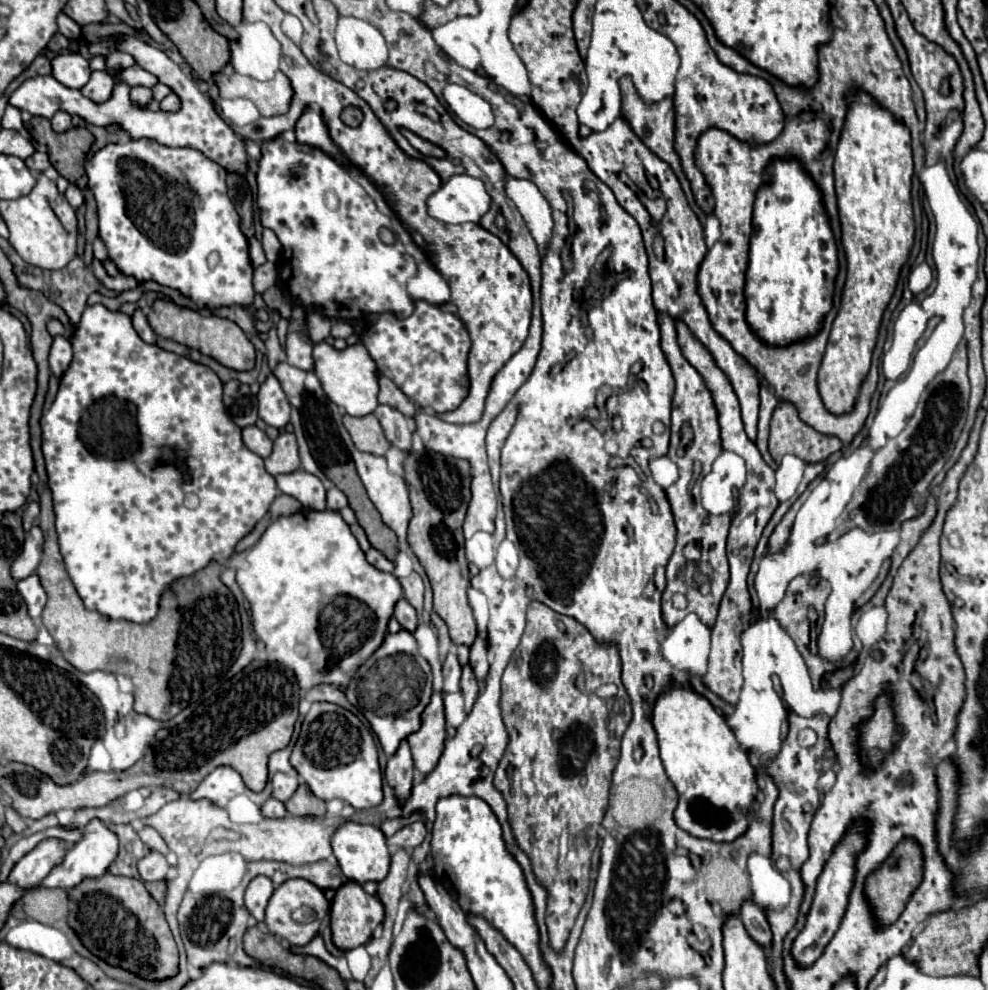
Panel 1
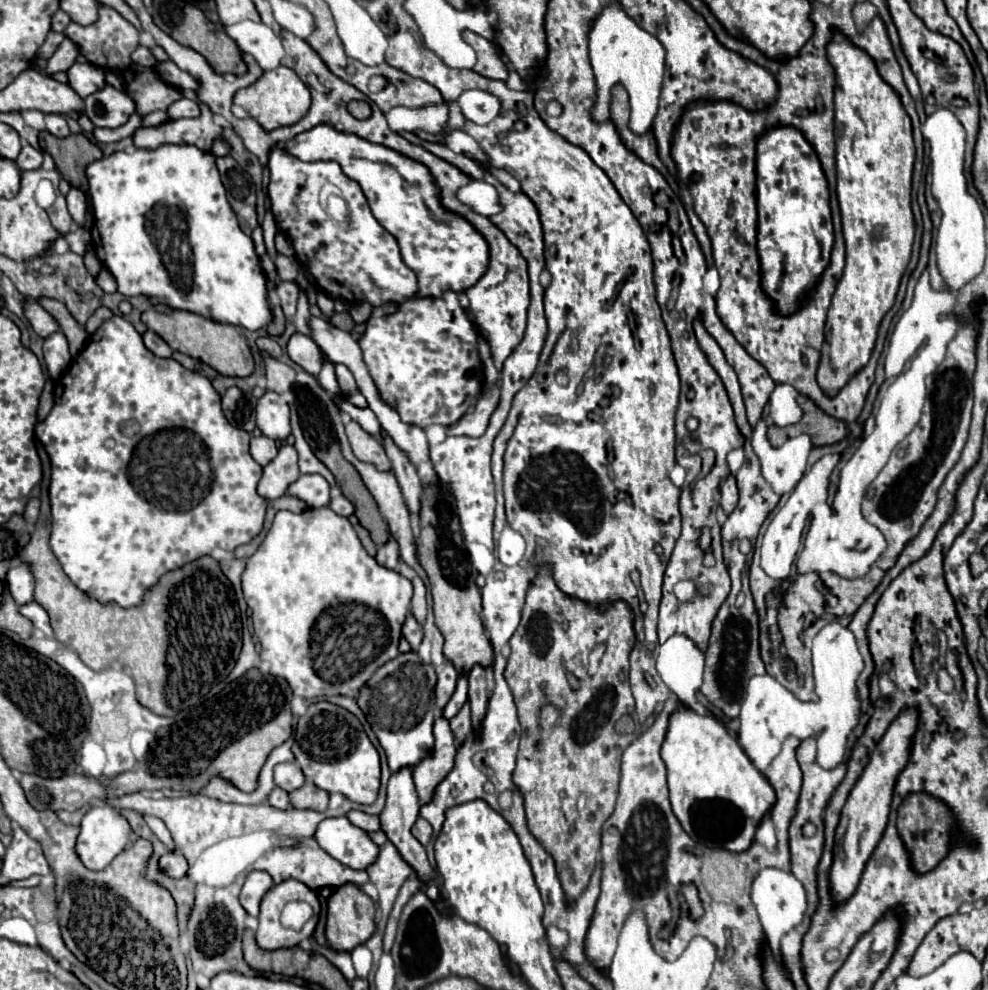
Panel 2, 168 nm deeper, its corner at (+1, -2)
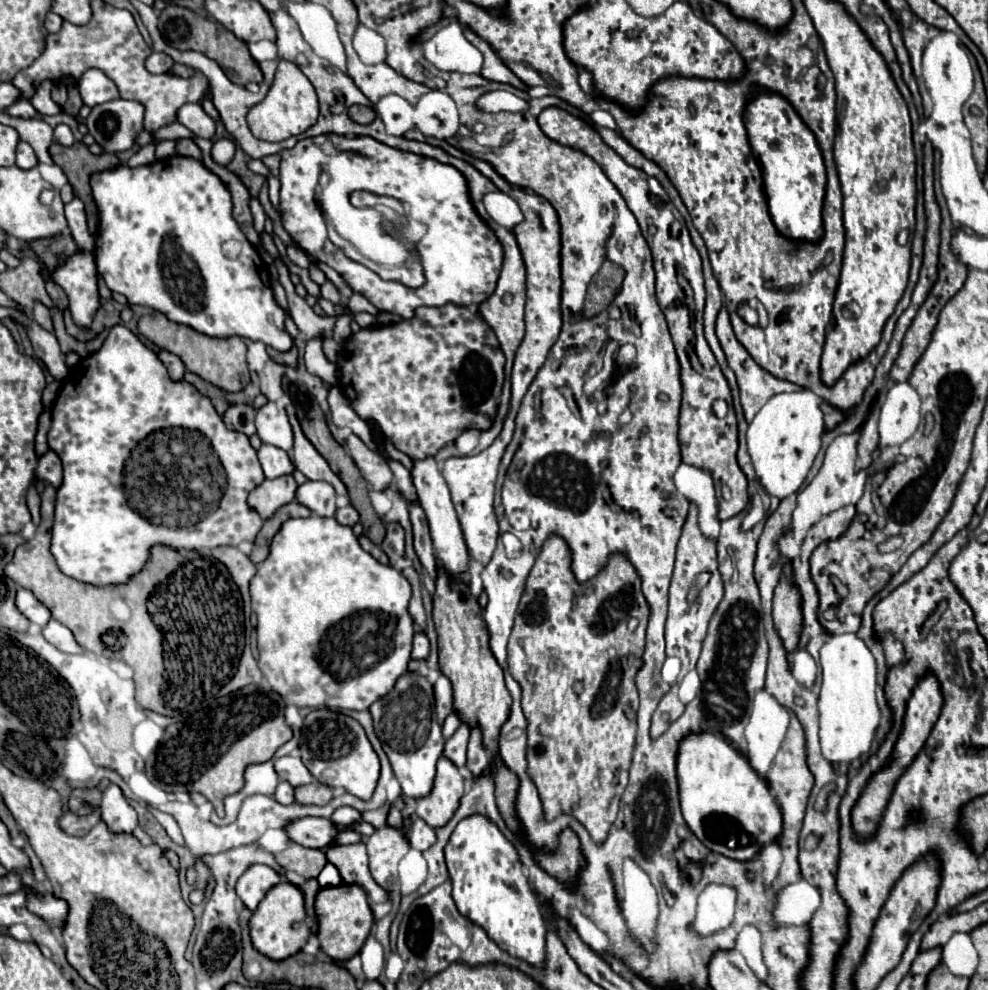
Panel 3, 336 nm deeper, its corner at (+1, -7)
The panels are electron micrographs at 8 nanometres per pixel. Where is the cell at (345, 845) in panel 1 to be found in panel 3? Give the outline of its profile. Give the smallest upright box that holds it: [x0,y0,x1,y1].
[284,818,338,850]

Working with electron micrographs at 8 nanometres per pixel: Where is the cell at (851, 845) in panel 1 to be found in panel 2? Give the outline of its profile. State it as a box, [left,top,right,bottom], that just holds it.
[830,707,918,901]

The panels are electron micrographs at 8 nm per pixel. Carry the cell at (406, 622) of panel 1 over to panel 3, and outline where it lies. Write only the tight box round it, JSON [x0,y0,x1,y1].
[412,632,430,660]

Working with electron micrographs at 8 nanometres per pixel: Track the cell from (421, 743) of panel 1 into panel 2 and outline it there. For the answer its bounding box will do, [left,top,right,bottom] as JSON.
[412,717,456,805]

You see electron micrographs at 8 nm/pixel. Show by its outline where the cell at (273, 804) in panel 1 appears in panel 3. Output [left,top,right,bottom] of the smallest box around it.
[274,782,294,804]

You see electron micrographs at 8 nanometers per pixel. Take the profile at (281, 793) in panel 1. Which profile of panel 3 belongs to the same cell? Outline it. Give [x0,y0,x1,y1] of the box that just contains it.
[274,756,314,788]

